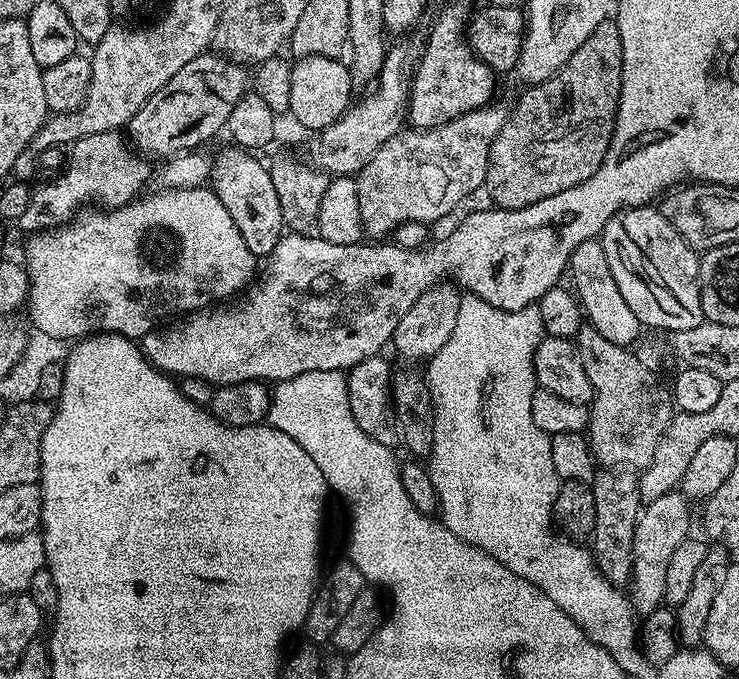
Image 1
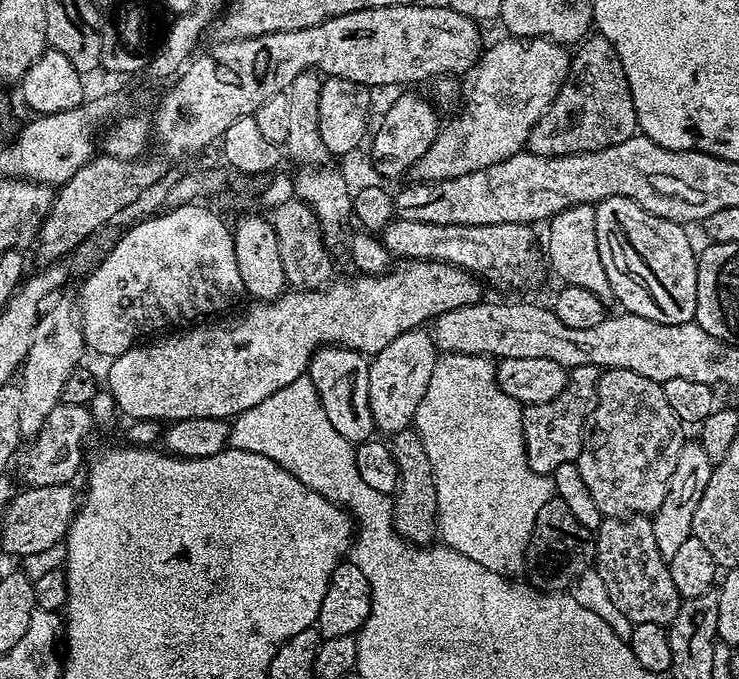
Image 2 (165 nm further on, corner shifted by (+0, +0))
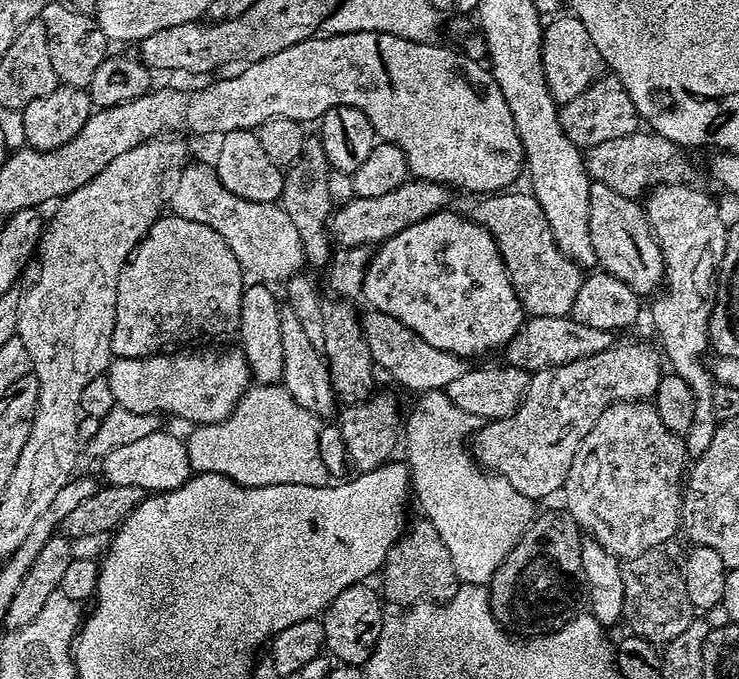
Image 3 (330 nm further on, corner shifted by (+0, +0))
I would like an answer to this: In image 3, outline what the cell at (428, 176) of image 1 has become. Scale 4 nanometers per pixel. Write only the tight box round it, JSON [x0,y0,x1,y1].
[540,14,606,106]

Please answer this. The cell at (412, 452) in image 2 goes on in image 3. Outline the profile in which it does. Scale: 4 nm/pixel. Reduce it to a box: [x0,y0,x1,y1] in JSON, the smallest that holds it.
[382,518,462,606]

